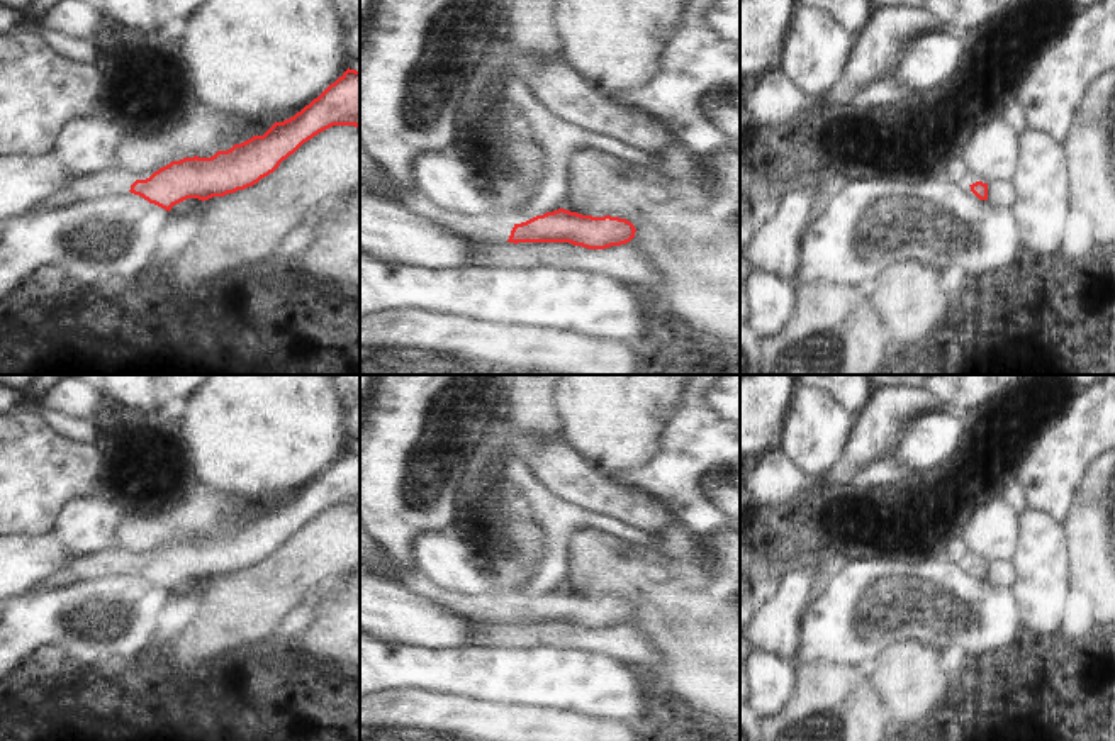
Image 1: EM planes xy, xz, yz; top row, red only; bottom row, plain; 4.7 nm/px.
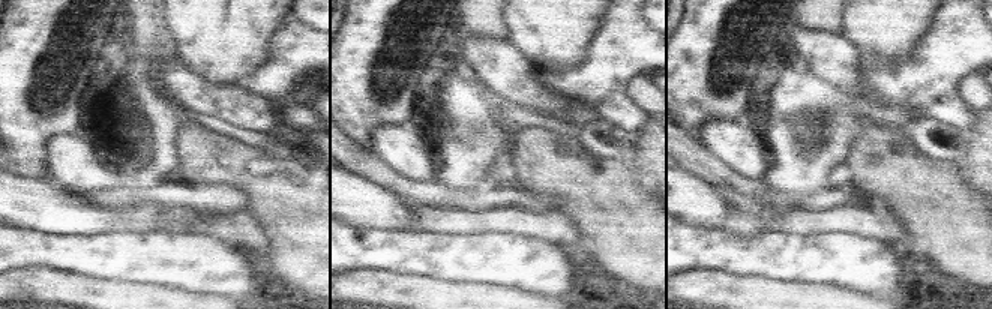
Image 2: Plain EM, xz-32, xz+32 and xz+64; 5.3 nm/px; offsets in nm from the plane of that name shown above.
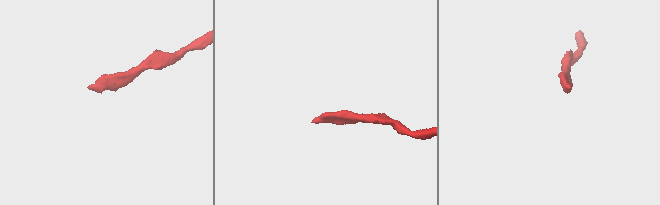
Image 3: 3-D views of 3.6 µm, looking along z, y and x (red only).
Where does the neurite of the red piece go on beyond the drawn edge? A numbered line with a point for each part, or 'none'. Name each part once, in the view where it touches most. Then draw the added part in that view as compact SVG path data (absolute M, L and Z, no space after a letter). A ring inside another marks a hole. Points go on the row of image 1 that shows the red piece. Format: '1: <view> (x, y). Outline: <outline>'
1: xz (494, 229). Outline: M416 187L404 193L399 203L431 222L443 226L445 229L450 229L457 234L467 236L477 242L507 242L514 227L514 222L502 214L496 214L490 217L463 217L441 212Z

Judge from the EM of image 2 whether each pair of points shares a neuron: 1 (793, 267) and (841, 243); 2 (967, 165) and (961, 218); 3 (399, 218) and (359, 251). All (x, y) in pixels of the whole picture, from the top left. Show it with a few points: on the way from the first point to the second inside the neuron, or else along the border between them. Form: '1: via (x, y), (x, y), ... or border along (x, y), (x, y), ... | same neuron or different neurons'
1: via (806, 269), (821, 269), (833, 257) | same neuron
2: border along (956, 162), (973, 191) | different neurons
3: border along (350, 224), (363, 224), (383, 230), (407, 230) | different neurons

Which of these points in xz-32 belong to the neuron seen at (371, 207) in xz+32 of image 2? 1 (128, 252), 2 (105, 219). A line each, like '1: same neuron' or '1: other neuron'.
1: other neuron
2: same neuron

